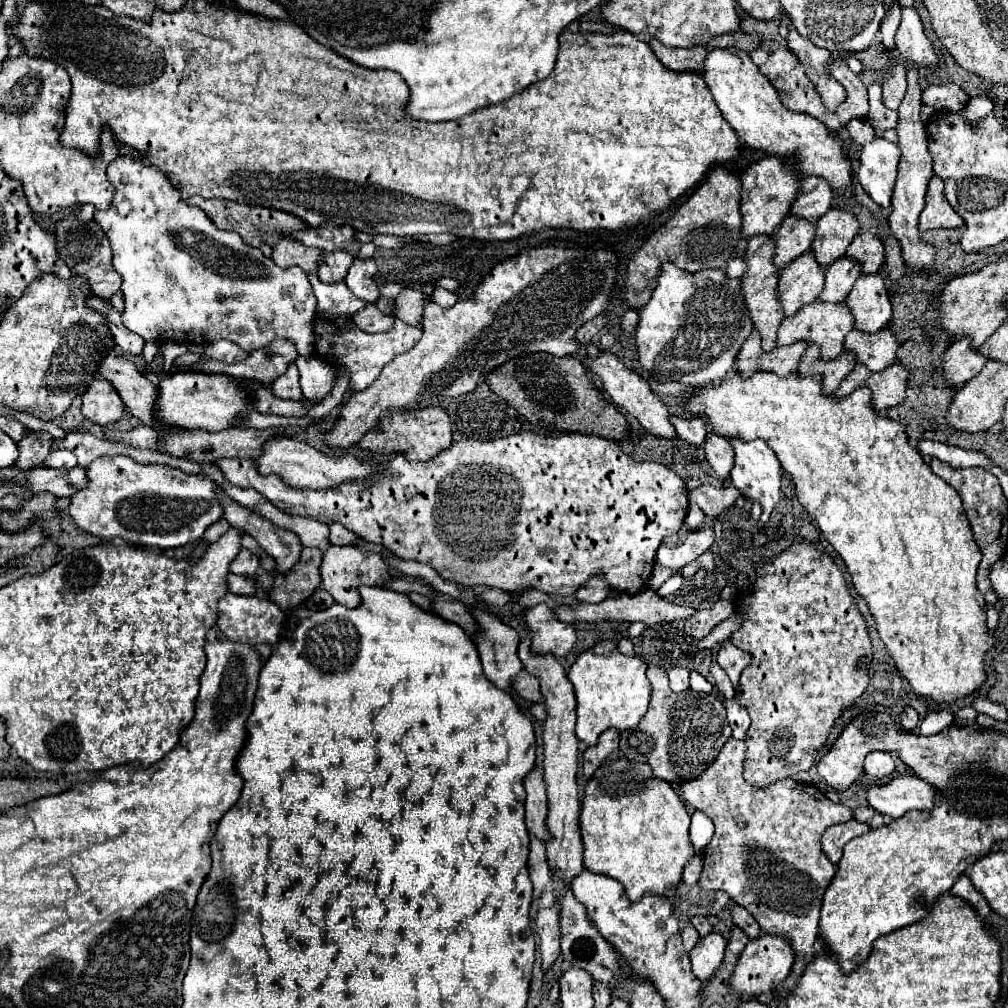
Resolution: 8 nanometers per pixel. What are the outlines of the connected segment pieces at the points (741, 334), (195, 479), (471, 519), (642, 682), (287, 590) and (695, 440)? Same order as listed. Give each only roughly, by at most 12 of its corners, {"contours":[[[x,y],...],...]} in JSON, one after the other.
{"contours":[[[661,267],[641,367],[719,385],[753,333],[739,279]],[[95,459],[83,531],[173,549],[223,517],[215,481]],[[545,433],[299,489],[223,477],[443,579],[629,595],[685,481]],[[609,641],[569,669],[577,737],[633,729],[651,701],[647,665]],[[321,551],[301,559],[269,591],[283,611],[299,605],[321,583]],[[677,419],[671,423],[683,441],[695,447],[707,437],[701,419]]]}

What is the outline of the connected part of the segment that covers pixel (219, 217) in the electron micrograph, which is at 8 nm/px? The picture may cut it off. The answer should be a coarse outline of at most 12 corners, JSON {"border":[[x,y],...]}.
{"border":[[191,197],[251,247],[275,247],[307,225],[285,211]]}

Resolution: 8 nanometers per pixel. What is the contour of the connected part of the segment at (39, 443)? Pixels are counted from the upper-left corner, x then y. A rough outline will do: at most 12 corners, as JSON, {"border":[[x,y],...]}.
{"border":[[31,433],[17,443],[13,467],[25,471],[49,455],[51,437]]}

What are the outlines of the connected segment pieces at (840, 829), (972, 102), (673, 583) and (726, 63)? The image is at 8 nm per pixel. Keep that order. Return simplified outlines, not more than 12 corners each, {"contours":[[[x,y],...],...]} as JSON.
{"contours":[[[855,819],[823,833],[823,851],[839,863],[845,843],[871,827]],[[986,96],[970,98],[959,111],[966,119],[982,119],[994,109]],[[677,572],[657,590],[665,597],[677,591],[684,578]],[[713,49],[703,79],[747,147],[797,153],[853,197],[841,141],[783,107],[749,53]]]}

